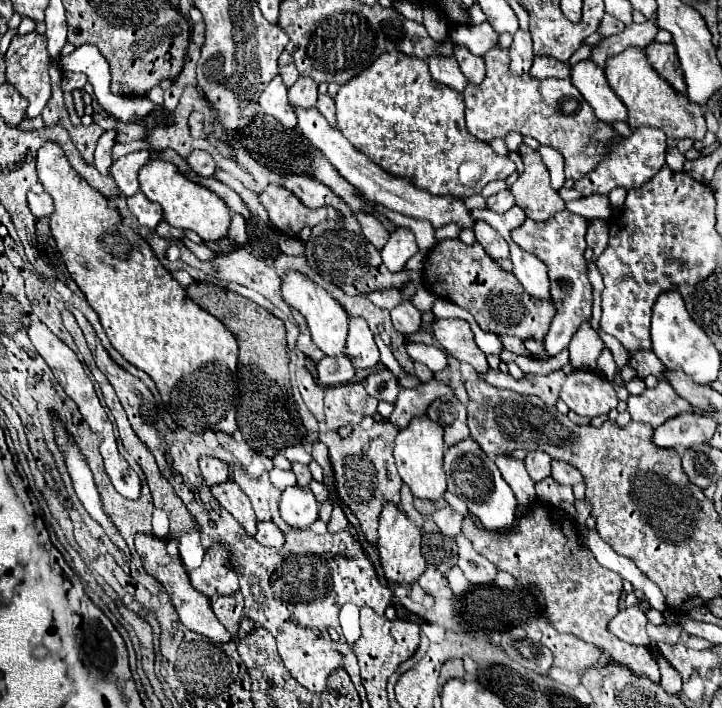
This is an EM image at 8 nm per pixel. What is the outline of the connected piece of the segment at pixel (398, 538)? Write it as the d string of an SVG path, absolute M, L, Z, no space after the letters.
M384 503L384 509L380 513L376 547L378 547L378 553L380 553L380 561L382 561L386 579L392 581L392 583L410 585L426 569L426 561L420 553L420 529L394 503Z

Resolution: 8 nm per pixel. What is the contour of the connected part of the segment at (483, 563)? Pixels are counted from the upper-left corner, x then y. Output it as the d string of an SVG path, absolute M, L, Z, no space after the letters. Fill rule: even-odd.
M462 533L456 537L456 545L458 545L458 567L464 571L466 579L474 585L492 583L496 575L494 563L490 563L480 553L476 553L472 543Z

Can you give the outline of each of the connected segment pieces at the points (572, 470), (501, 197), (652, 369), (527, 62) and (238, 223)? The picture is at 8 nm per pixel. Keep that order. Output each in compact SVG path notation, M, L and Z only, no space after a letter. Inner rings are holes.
M552 461L552 477L564 485L582 483L582 475L576 467L564 463L564 461Z
M502 189L500 193L488 197L488 209L492 209L492 211L502 213L510 207L514 207L514 195L510 193L510 189Z
M638 351L638 353L632 353L630 365L638 371L638 377L656 375L658 379L664 379L664 377L662 377L662 369L666 369L666 367L664 367L662 361L654 355L654 351Z
M518 29L514 33L514 43L510 47L510 57L512 57L510 71L514 75L522 75L522 73L526 73L530 69L534 53L532 53L532 39L530 39L528 31Z
M234 215L232 217L232 225L228 229L228 239L232 243L236 243L236 247L242 247L242 245L248 245L248 233L246 233L246 221L242 215Z

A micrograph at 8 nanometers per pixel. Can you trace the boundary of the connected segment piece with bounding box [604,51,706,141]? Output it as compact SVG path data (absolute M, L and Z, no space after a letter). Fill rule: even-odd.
M622 51L622 55L616 55L614 59L610 59L610 63L606 63L604 71L612 91L628 109L628 125L632 129L650 125L662 129L670 139L704 139L706 121L700 107L688 103L686 95L678 95L656 71L652 71L650 63L646 63L644 51Z

